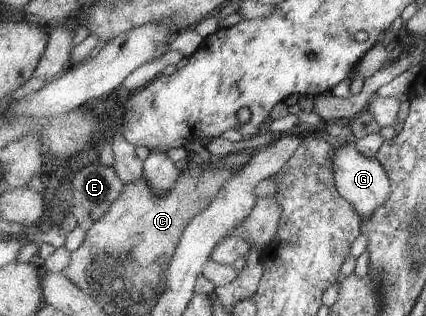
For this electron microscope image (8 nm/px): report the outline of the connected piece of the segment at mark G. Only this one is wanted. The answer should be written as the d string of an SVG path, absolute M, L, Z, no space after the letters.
M353 139L347 145L337 149L333 168L336 189L339 189L342 197L355 205L364 221L367 217L372 217L391 197L392 181L390 181L387 169L377 158L366 157L360 153Z

